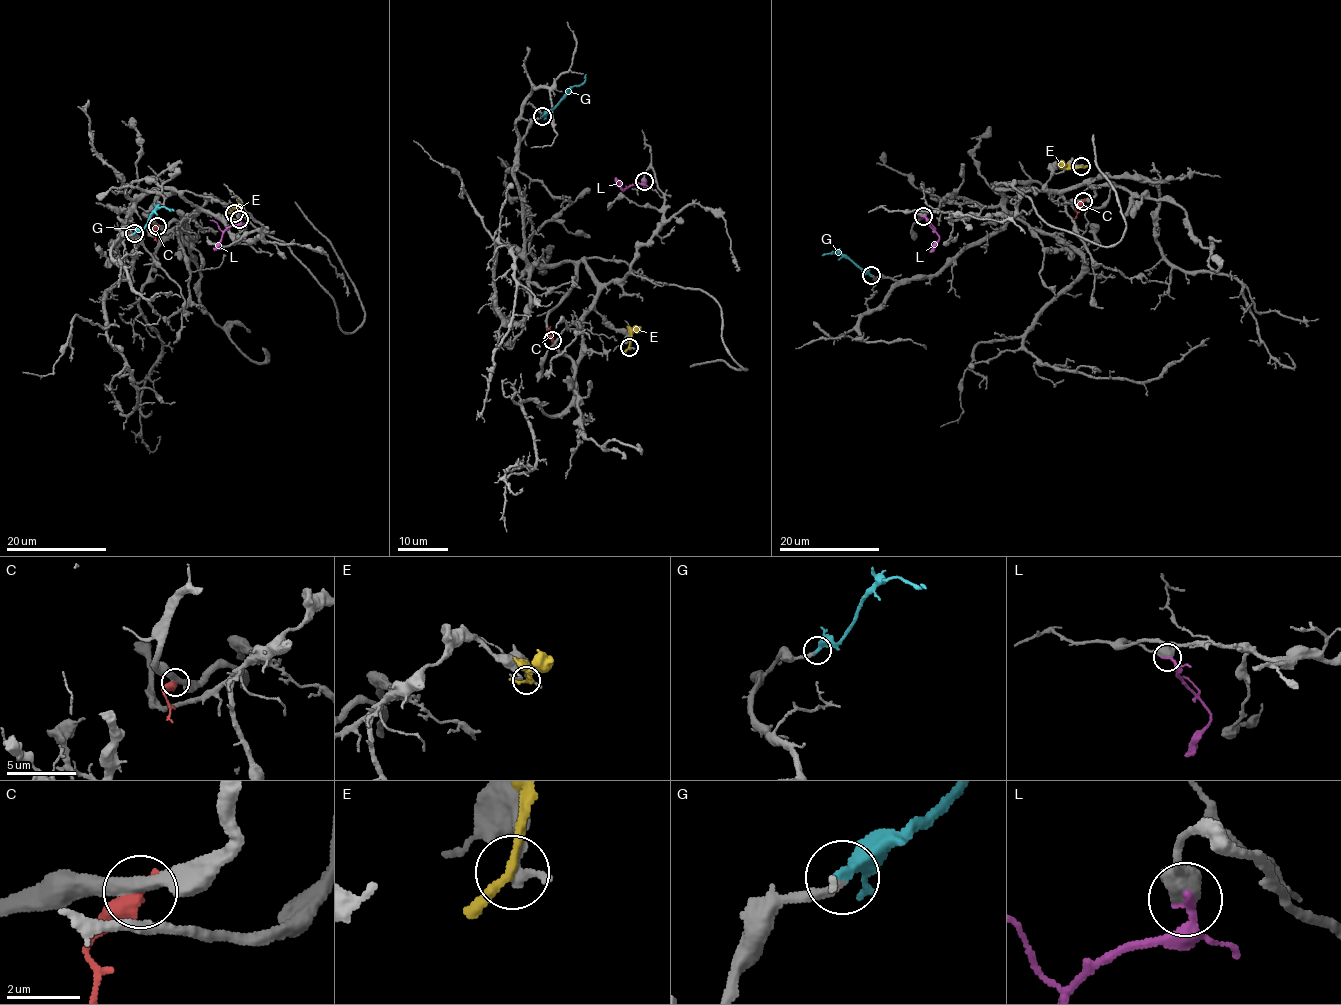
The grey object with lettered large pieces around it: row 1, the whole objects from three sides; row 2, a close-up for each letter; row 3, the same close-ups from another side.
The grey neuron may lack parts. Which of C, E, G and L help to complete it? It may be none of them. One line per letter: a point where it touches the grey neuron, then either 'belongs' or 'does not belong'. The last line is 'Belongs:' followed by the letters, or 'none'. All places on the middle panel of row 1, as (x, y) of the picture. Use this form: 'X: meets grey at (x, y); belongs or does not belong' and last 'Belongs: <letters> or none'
C: meets grey at (552, 340); does not belong
E: meets grey at (629, 347); does not belong
G: meets grey at (542, 116); belongs
L: meets grey at (644, 181); does not belong
Belongs: G

